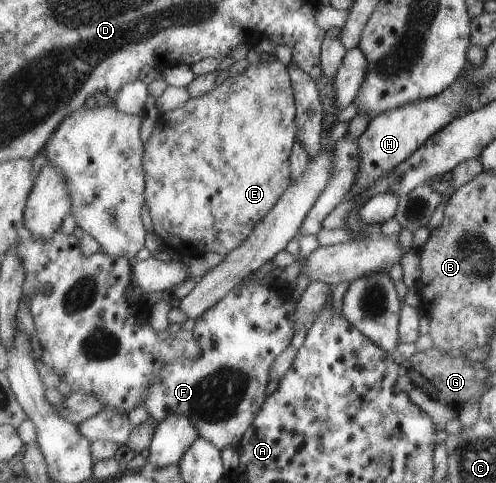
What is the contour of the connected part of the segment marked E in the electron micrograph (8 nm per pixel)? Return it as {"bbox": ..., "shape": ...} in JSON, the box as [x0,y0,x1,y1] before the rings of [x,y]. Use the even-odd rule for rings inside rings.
{"bbox":[144,59,298,257],"shape":[[[278,59],[261,63],[255,61],[238,75],[223,77],[213,91],[201,97],[191,98],[185,105],[171,109],[163,115],[158,115],[156,125],[150,138],[144,145],[144,167],[146,168],[146,206],[150,211],[155,236],[169,244],[185,243],[189,249],[195,249],[199,255],[216,252],[225,257],[241,243],[245,242],[254,231],[255,226],[266,218],[267,213],[291,185],[291,156],[298,141],[298,105],[295,99],[294,83],[292,82],[288,65]]]}

